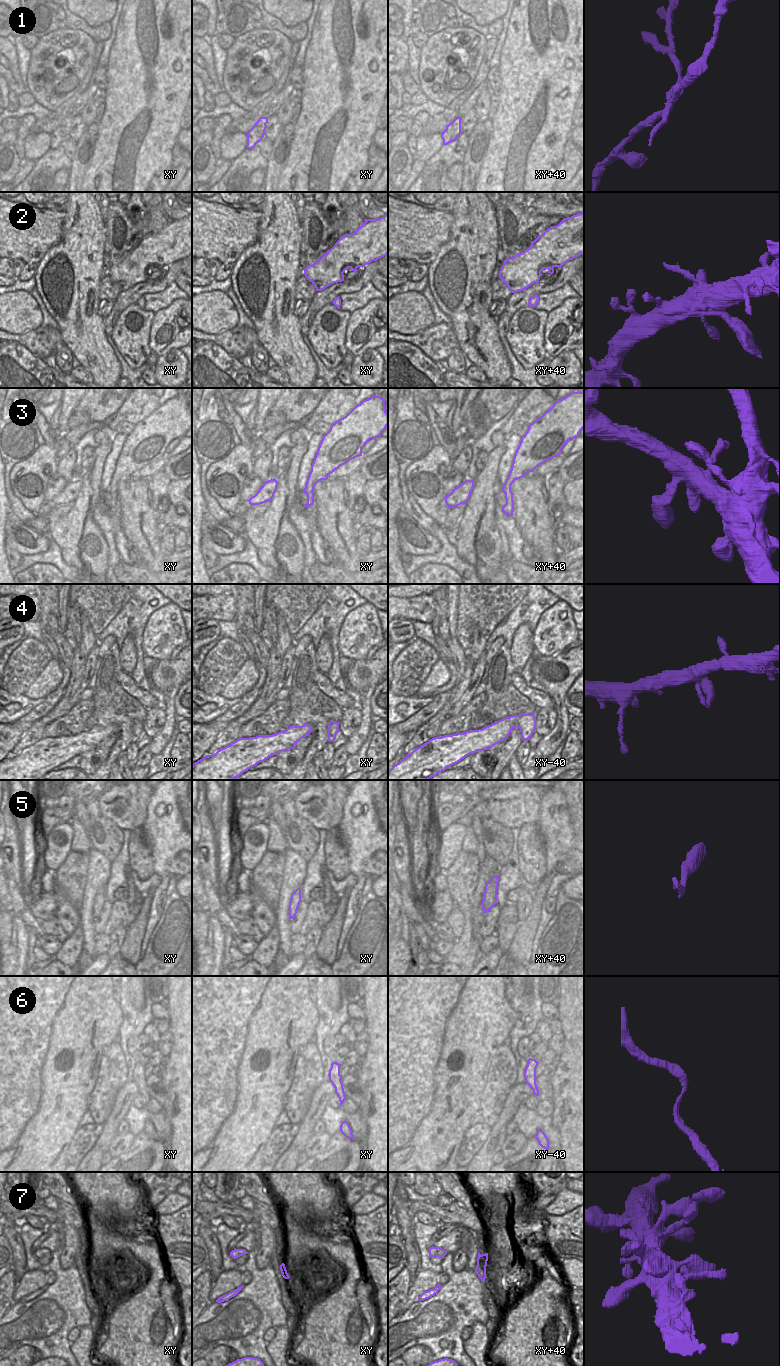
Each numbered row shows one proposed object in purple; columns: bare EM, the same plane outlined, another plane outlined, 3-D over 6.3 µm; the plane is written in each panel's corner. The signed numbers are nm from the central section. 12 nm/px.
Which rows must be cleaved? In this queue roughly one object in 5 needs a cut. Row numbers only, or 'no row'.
1, 5

